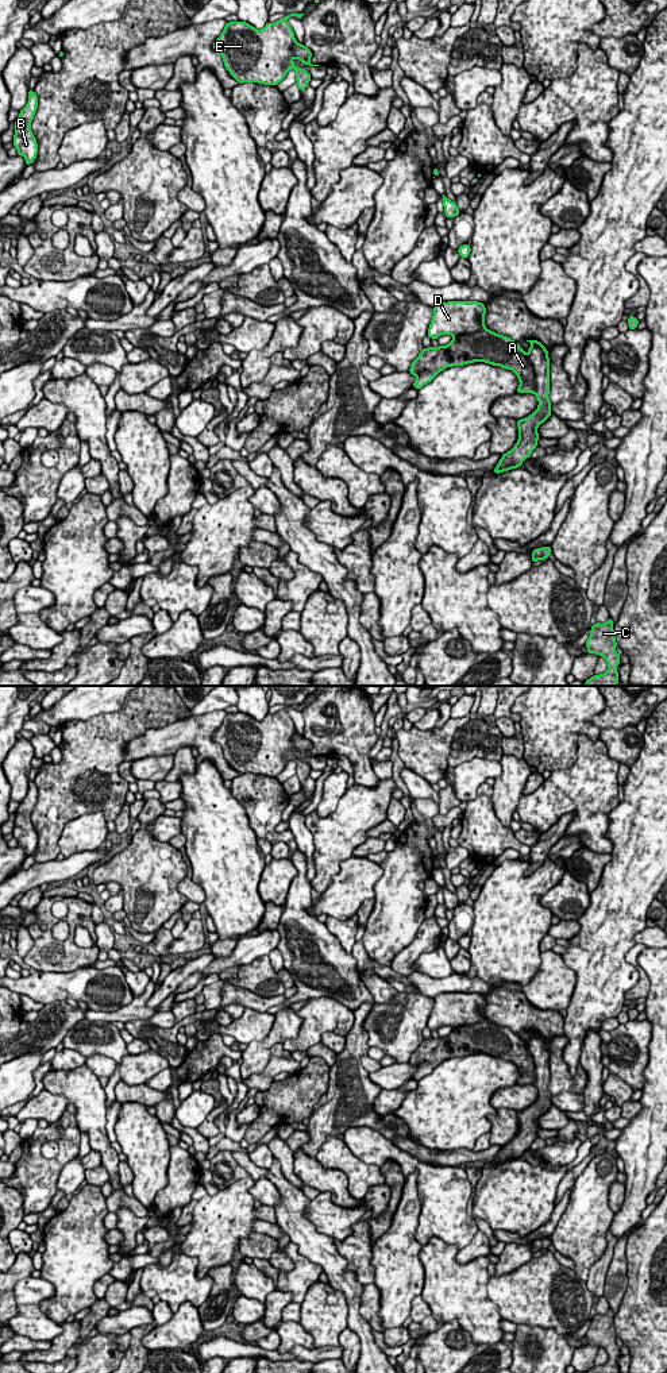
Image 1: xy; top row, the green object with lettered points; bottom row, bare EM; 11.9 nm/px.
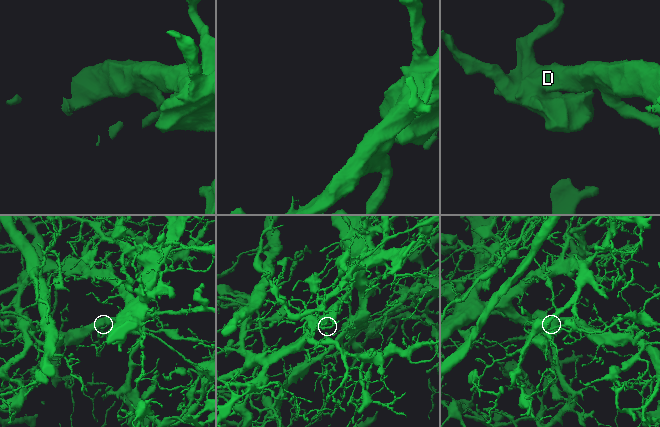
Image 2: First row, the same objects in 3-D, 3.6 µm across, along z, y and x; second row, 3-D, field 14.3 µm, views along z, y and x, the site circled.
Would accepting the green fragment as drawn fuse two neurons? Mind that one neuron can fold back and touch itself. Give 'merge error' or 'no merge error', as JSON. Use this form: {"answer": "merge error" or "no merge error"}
{"answer": "merge error"}

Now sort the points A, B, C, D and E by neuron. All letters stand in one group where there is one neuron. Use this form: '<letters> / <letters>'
A / B C D E

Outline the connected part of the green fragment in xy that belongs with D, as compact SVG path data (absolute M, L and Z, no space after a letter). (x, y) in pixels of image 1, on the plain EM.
M448 992L433 998L433 1007L427 1026L437 1030L442 1026L459 1027L478 1023L485 1018L486 999L478 992Z

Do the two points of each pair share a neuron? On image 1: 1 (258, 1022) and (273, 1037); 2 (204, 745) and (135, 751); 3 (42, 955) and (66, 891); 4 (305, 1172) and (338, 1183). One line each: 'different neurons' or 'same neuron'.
1: different neurons
2: same neuron
3: different neurons
4: same neuron

